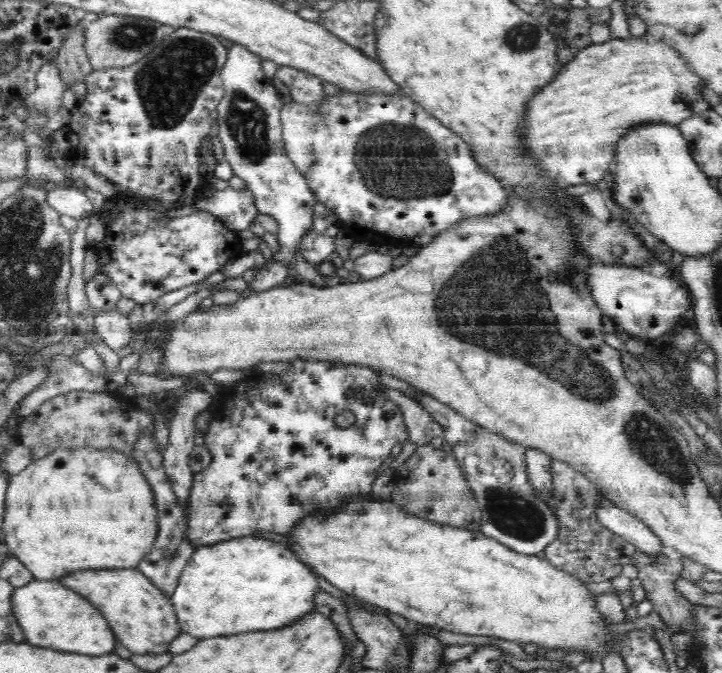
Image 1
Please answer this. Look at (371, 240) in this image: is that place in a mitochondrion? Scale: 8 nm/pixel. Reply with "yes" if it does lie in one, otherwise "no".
no

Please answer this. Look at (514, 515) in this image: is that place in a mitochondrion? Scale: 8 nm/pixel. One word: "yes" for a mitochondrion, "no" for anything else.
yes

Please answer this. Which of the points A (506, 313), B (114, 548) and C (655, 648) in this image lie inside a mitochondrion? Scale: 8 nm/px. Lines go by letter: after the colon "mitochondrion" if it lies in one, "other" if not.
A: mitochondrion
B: other
C: other

